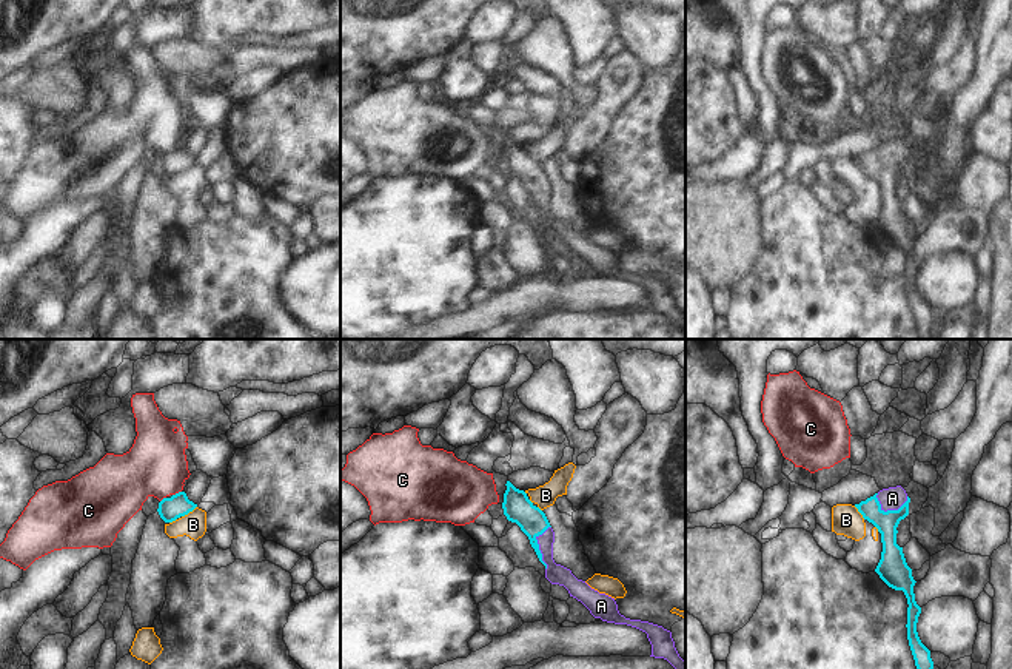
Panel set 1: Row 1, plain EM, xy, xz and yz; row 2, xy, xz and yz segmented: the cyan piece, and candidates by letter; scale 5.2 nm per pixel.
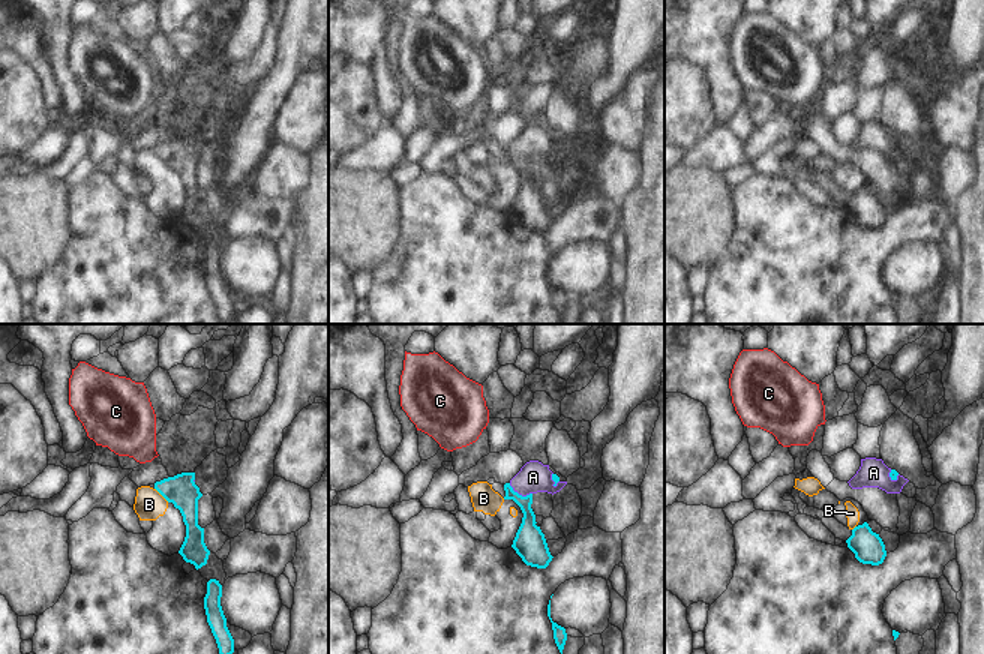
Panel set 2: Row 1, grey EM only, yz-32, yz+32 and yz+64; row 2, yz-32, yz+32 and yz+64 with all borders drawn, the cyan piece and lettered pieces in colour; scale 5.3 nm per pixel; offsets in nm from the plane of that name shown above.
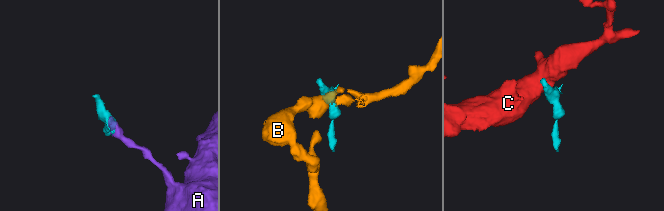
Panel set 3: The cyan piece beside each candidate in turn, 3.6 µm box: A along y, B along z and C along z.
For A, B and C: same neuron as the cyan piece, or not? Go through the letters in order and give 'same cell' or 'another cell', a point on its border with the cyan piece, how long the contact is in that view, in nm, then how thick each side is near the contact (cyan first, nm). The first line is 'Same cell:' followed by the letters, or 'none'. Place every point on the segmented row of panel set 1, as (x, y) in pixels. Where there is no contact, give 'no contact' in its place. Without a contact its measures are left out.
Same cell: A
A: same cell | xz (538, 547) | 240 nm | 150/110 nm
B: another cell | xy (188, 512) | 100 nm | 120/130 nm
C: another cell | xy (176, 494) | 50 nm | 120/320 nm

